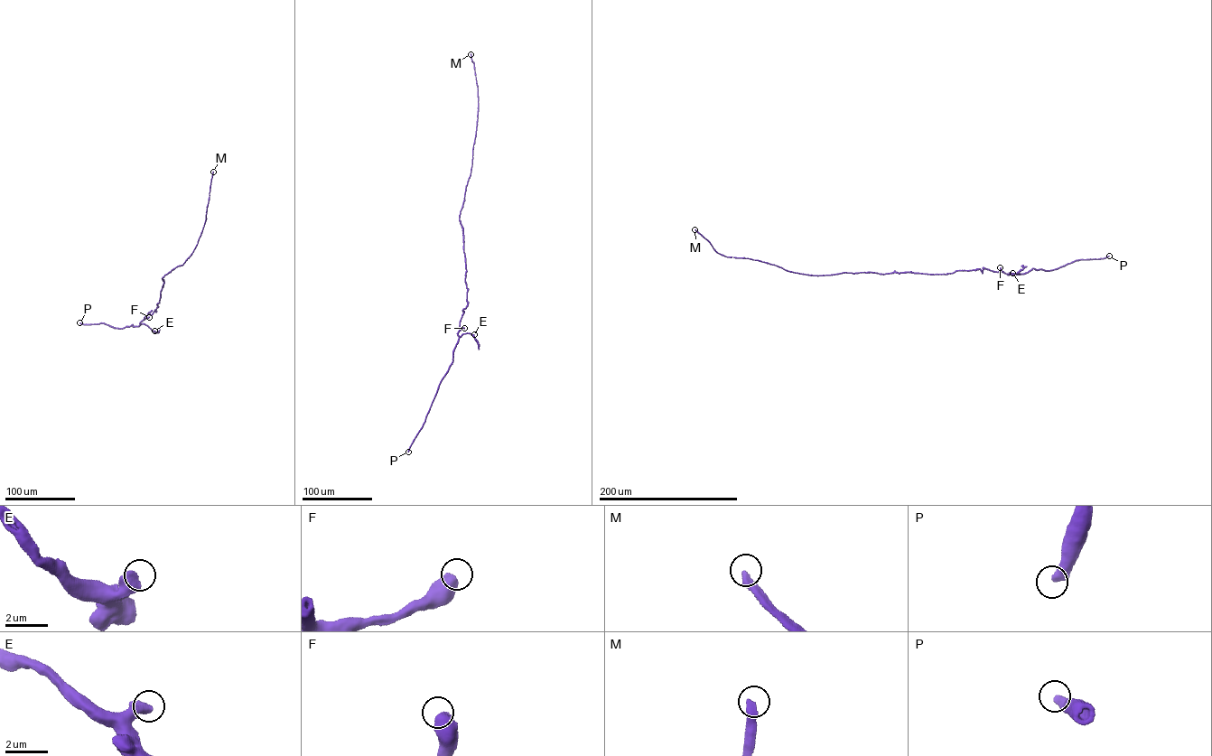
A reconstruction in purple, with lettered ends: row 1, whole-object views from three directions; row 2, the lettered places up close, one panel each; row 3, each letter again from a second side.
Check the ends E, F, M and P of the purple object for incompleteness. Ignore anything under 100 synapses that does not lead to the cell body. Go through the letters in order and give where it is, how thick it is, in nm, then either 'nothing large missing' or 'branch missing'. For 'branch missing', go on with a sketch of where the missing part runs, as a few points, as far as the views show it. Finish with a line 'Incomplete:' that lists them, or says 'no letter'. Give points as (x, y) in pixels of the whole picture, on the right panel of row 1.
E: (1012, 273) | 550 nm | nothing large missing
F: (1000, 267) | 600 nm | nothing large missing
M: (694, 229) | 440 nm | branch missing | (694, 229), (664, 198), (648, 191), (645, 193)
P: (1109, 256) | 440 nm | nothing large missing
Incomplete: M

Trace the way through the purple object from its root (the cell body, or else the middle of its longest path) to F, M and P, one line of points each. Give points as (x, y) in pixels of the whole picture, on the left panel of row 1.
F: (162, 289), (155, 312), (151, 315), (150, 312), (144, 319), (149, 317)
M: (162, 289), (163, 277), (182, 265), (197, 245), (206, 219), (213, 172)
P: (162, 289), (155, 312), (146, 314), (139, 326), (115, 328), (103, 323), (79, 322)

